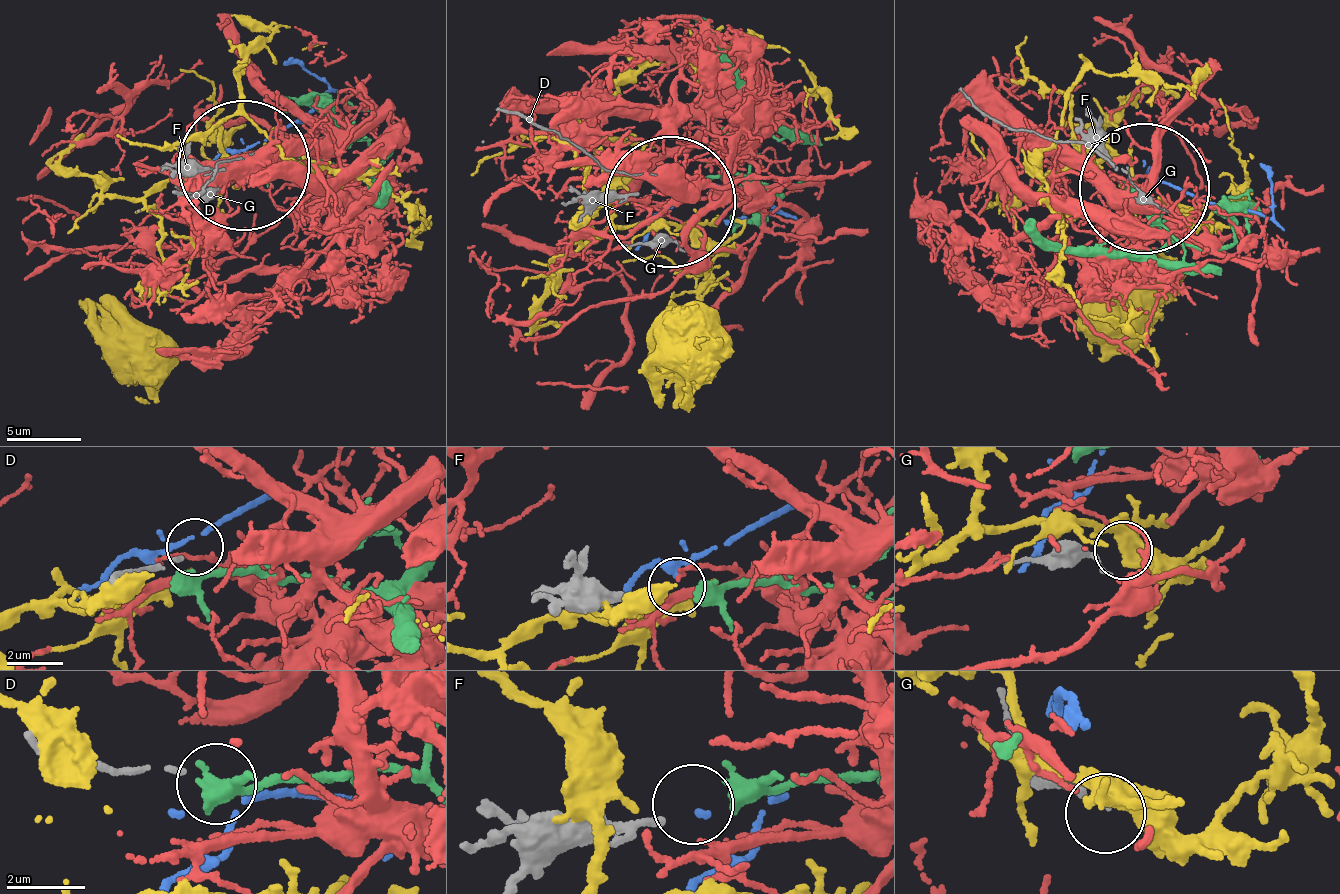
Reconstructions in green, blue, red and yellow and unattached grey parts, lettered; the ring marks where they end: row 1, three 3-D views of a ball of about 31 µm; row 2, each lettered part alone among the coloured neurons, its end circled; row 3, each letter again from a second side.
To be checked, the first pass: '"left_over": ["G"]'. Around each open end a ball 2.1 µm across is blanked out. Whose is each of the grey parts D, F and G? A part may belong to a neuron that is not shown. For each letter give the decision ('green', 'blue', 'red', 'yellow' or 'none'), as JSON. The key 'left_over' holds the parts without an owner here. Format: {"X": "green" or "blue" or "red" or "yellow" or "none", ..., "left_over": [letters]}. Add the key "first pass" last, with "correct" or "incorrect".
{"D": "blue", "F": "green", "G": "none", "left_over": ["G"], "first pass": "correct"}

